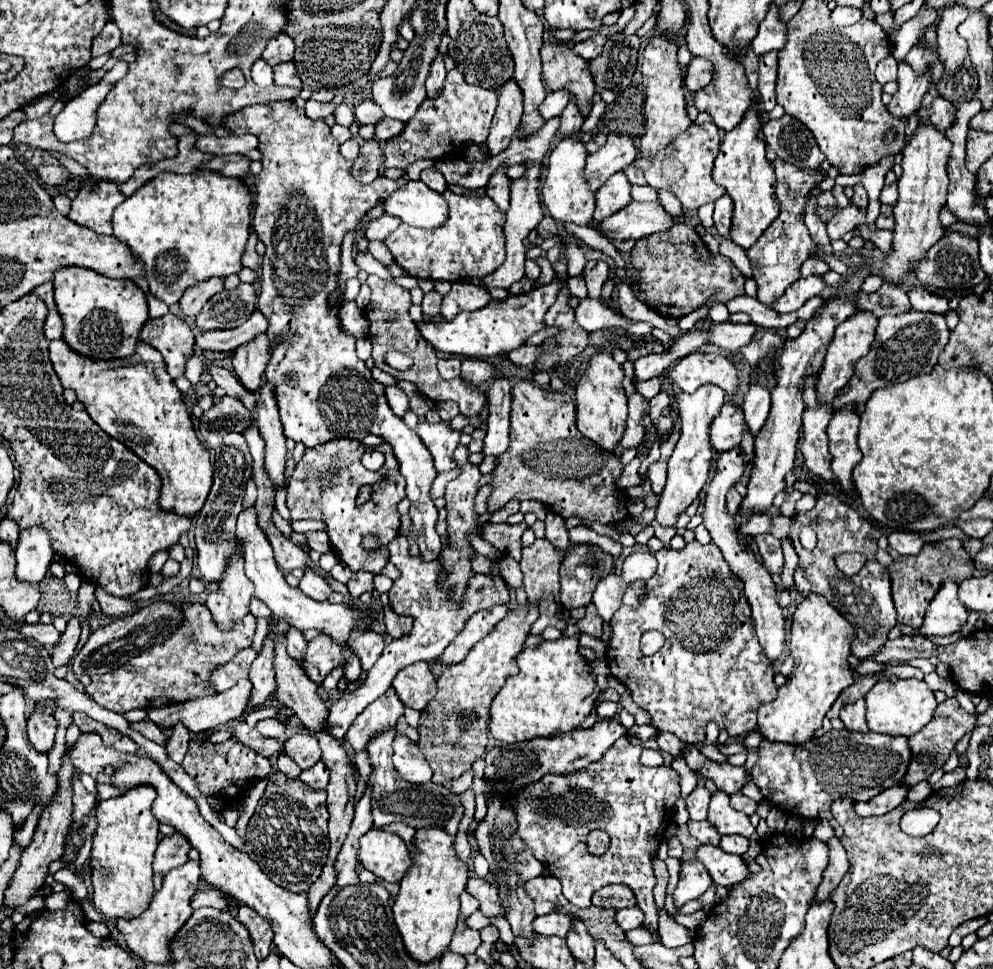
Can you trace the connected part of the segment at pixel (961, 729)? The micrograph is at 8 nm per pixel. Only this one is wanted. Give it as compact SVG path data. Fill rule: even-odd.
M948 698L944 700L942 704L936 706L936 712L934 712L934 718L918 732L910 738L910 748L912 748L912 762L910 762L910 768L908 768L908 774L904 776L904 784L906 786L914 786L922 780L926 780L936 768L942 768L944 762L948 760L950 756L950 750L952 746L968 732L974 728L974 722L976 722L976 716L968 714L956 698Z

